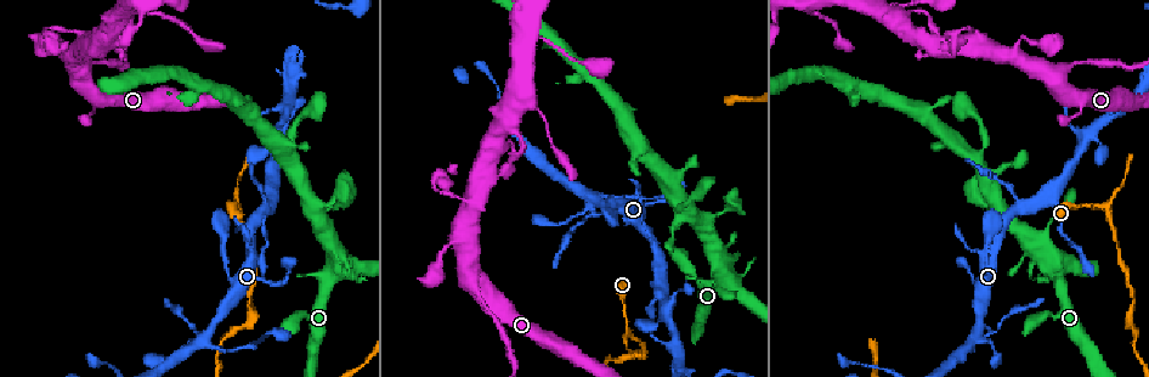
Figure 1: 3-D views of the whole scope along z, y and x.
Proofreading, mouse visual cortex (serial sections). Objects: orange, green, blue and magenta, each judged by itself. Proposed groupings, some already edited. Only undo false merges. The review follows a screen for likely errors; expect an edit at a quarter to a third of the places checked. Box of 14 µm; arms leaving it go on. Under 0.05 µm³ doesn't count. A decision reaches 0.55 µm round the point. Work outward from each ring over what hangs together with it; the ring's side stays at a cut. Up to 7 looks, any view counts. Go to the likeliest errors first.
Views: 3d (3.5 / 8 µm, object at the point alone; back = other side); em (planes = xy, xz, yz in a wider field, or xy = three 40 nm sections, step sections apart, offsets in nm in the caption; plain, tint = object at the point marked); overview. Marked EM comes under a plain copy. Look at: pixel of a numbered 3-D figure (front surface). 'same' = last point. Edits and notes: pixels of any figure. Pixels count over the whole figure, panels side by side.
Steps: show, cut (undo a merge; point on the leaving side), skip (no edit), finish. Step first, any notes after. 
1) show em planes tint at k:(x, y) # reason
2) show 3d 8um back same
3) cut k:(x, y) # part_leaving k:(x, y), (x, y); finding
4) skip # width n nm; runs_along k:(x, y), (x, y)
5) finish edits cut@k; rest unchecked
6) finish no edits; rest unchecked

show 3d 3.5um at 1:(626, 327) # a narrow waist

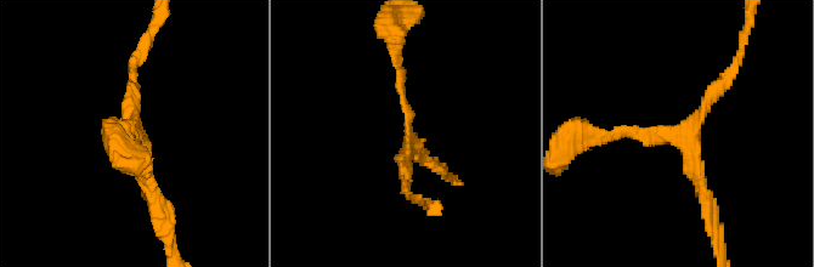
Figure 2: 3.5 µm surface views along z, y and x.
show em xy step 3 tint at 2:(408, 136)

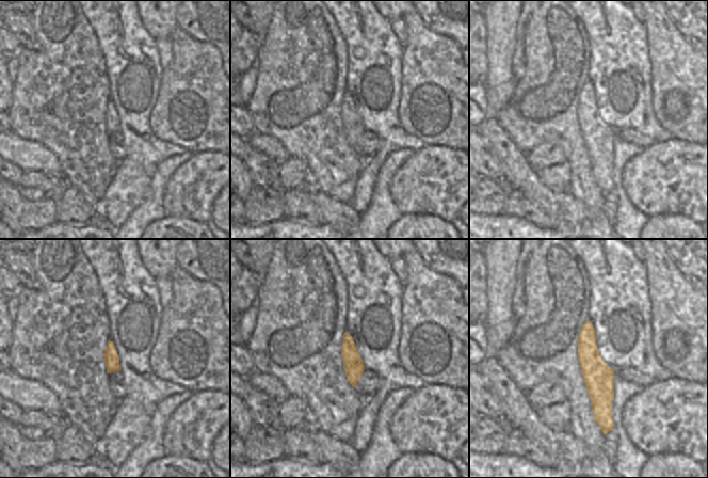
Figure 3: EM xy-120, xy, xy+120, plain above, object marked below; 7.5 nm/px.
skip # width 150 nm; runs_along 2:(603, 138), (680, 135), (710, 206); continuous, no second cell

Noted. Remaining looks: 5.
show 3d 3.5um back at 1:(597, 199) # thin arm on a thick one

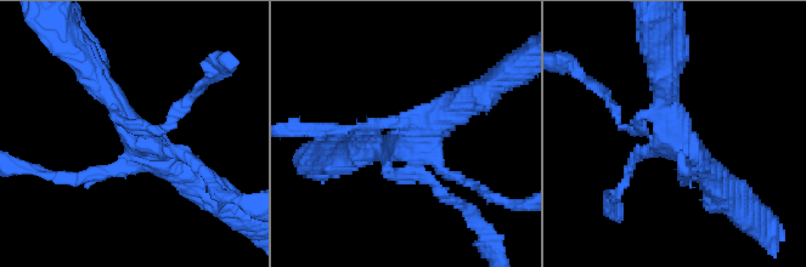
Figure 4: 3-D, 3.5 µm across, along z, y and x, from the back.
show em xy step 1 tint at 4:(137, 138) # shape alone is not enough

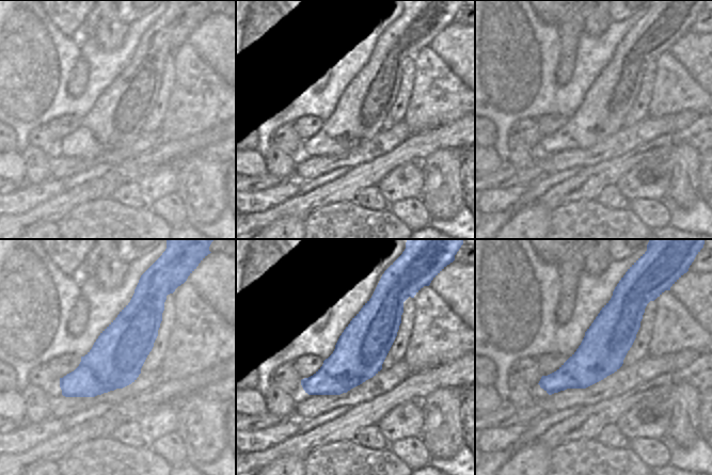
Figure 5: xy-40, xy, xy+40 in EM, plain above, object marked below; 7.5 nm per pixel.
skip # width 380 nm; runs_along 4:(92, 74), (141, 142), (197, 182); one cell here

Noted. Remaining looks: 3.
show 3d 8um at 1:(488, 310) # thin neck

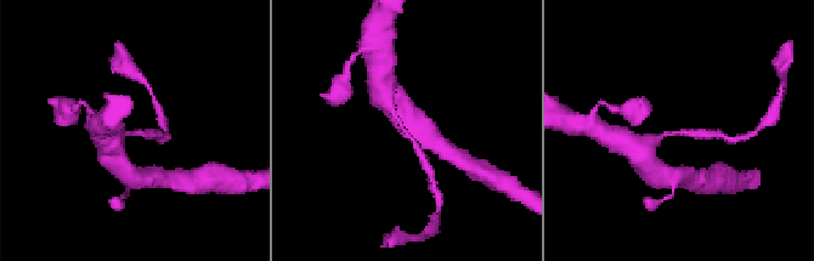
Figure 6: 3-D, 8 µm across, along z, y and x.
show 3d 3.5um at 6:(404, 134) # zoom in

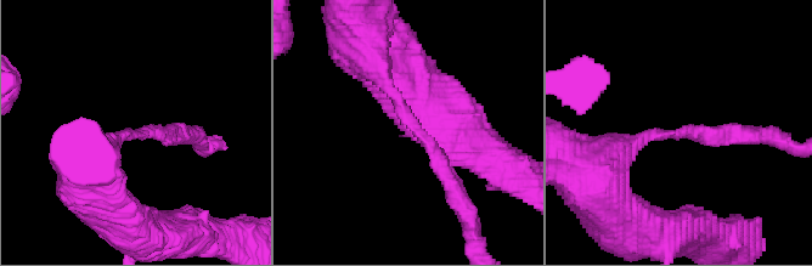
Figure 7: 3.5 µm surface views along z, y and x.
skip # all the same cell

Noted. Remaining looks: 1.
finish no edits; rest unchecked

